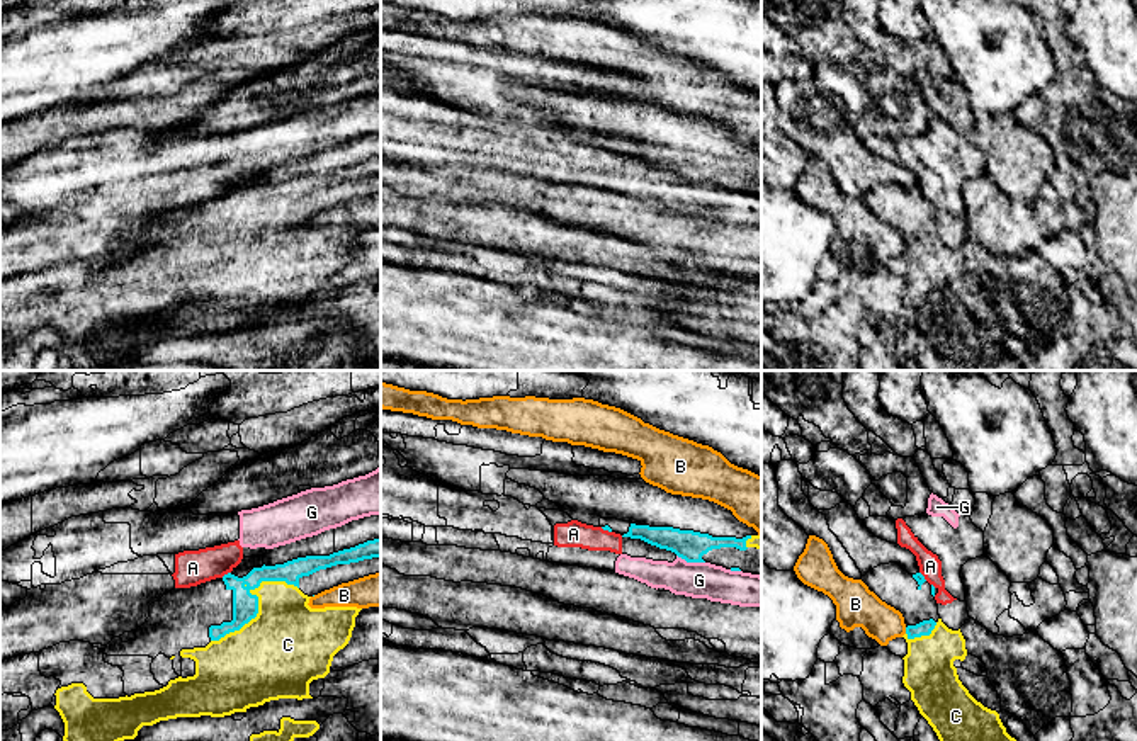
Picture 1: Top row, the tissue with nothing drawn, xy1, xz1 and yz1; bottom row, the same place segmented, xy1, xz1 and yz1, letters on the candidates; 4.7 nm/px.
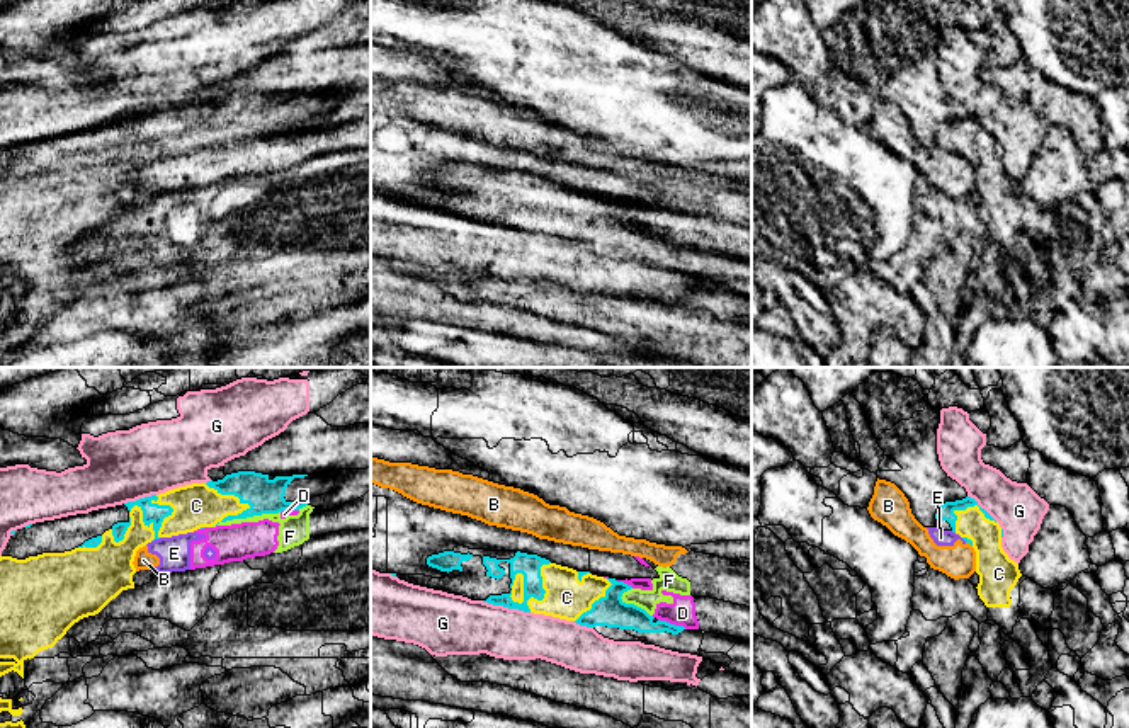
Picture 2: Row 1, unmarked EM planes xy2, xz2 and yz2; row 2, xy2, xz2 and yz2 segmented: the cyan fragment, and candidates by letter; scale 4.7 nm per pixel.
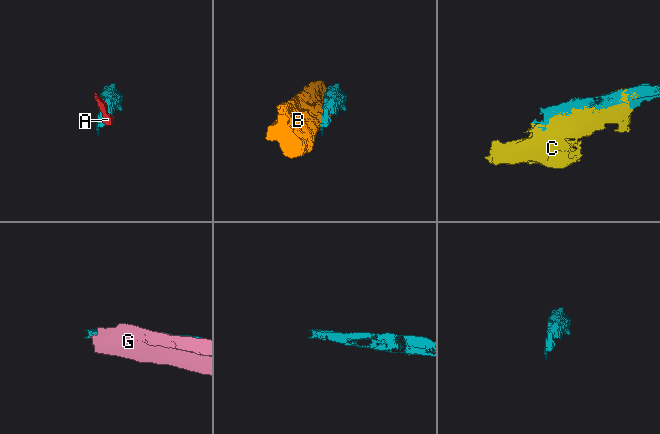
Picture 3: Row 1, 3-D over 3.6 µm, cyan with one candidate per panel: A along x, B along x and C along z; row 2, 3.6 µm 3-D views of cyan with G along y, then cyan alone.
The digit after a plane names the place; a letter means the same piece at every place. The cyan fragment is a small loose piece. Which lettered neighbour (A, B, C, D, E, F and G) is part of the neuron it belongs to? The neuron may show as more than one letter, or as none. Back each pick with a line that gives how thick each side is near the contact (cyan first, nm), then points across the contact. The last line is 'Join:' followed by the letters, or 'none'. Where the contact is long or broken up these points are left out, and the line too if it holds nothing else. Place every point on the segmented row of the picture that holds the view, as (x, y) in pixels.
C: 110 nm thick on the cyan side, 200 nm on the other
Join: C

